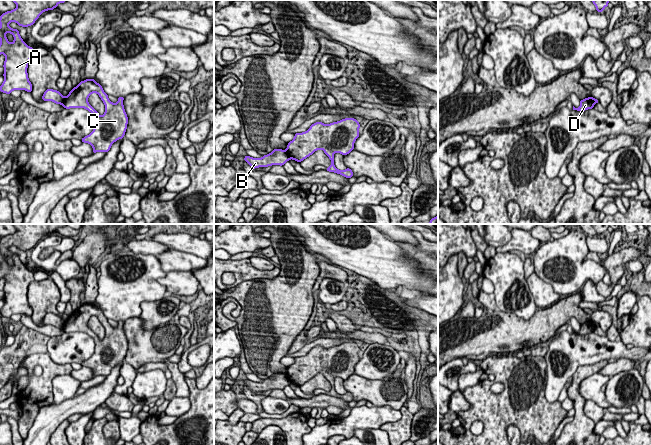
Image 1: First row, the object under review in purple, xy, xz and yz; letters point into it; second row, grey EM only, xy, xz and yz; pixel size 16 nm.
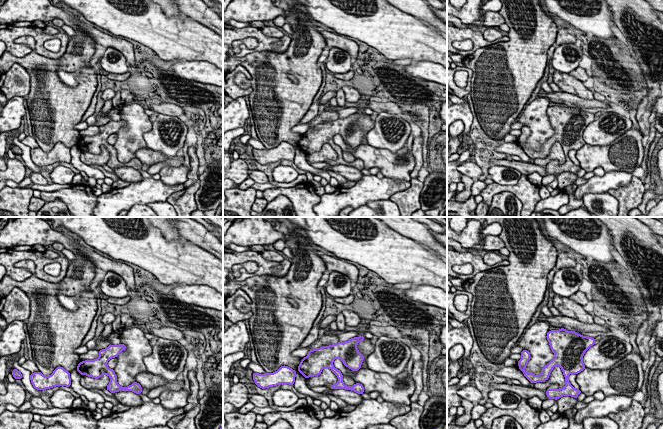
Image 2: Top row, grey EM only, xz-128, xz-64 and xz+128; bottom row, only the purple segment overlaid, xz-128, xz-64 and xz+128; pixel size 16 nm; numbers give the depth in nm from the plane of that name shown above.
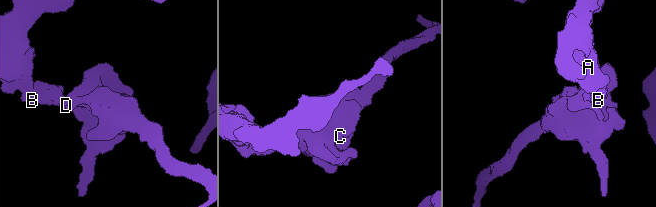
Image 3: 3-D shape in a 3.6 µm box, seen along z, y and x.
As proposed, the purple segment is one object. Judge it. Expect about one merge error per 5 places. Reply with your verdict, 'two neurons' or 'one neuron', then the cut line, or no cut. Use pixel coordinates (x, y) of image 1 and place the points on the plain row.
two neurons; cut in xz along (285, 374), (290, 382)

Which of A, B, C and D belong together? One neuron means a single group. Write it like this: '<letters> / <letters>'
A B / C D

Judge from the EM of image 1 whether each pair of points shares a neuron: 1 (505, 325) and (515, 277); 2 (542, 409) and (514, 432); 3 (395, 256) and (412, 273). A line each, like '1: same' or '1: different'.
1: different
2: different
3: same

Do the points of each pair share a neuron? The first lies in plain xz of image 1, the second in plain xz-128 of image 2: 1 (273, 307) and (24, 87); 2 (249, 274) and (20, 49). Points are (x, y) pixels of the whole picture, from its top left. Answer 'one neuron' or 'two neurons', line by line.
1: two neurons
2: one neuron

